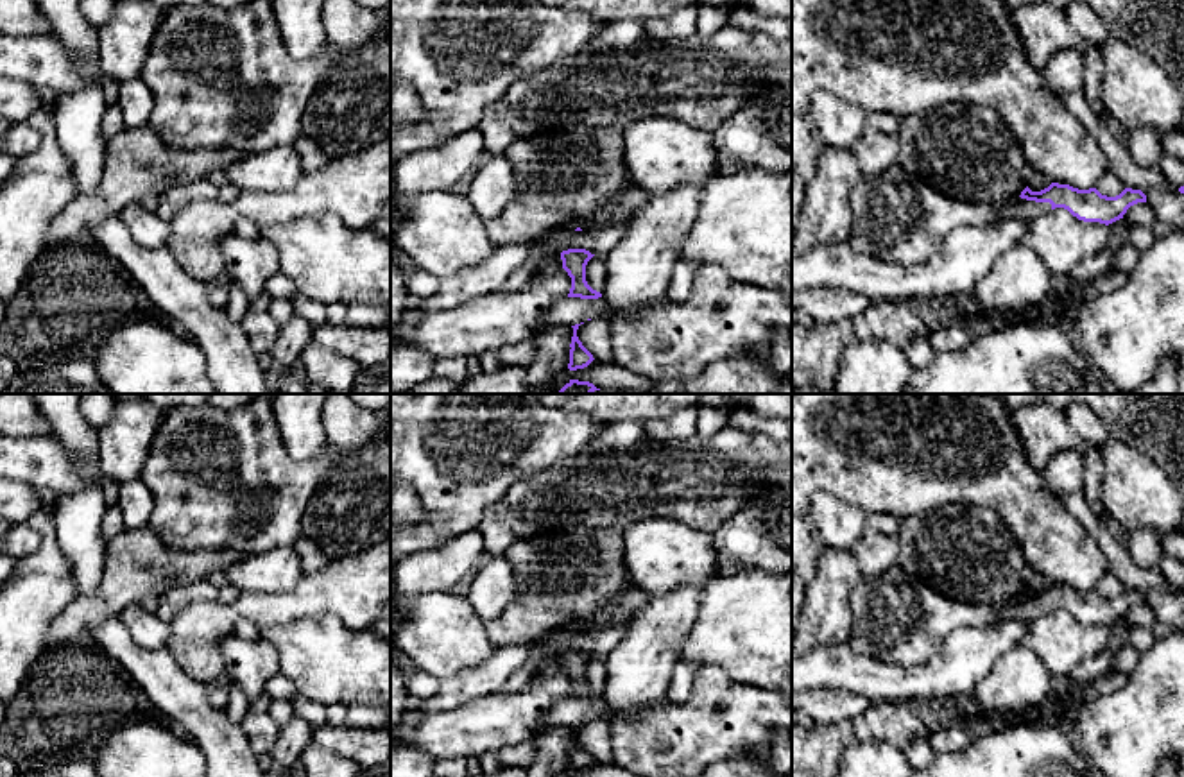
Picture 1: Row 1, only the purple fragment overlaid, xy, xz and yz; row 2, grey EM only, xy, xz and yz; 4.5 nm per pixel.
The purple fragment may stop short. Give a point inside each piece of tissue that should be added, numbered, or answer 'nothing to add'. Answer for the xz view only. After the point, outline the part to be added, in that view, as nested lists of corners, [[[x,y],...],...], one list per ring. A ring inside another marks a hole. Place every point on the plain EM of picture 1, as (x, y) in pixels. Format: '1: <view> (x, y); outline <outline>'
nothing to add

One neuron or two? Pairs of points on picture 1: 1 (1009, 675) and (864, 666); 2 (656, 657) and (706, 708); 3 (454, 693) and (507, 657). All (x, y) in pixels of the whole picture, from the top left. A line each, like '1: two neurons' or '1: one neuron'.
1: two neurons
2: two neurons
3: one neuron

